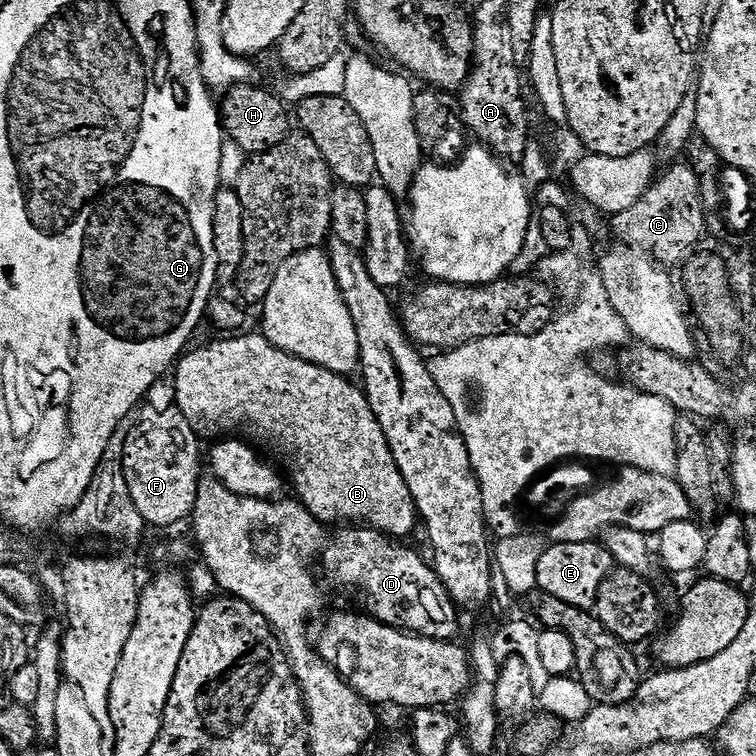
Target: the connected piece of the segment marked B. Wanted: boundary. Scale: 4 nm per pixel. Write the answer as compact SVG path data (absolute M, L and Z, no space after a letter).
M236 334L231 337L233 340L216 340L213 344L206 345L205 348L198 348L194 352L192 352L193 350L187 351L184 355L181 355L175 365L176 400L174 400L174 406L187 418L197 436L208 442L216 442L221 438L239 438L255 446L261 453L267 454L269 457L276 456L277 461L275 460L275 463L283 469L286 476L286 471L288 471L288 476L292 479L297 494L300 495L297 496L299 503L303 504L306 511L315 520L320 521L321 525L329 526L328 524L336 523L336 525L339 525L341 522L347 522L352 526L367 526L376 529L383 532L388 538L411 537L412 531L416 529L418 523L416 503L410 494L410 486L406 486L406 478L402 478L402 474L398 470L398 462L394 462L394 454L386 442L386 434L382 434L382 426L378 426L378 418L374 418L374 410L370 410L370 402L364 394L363 387L356 385L355 388L349 377L339 376L322 366L314 366L302 358L278 350L263 334L244 335Z

